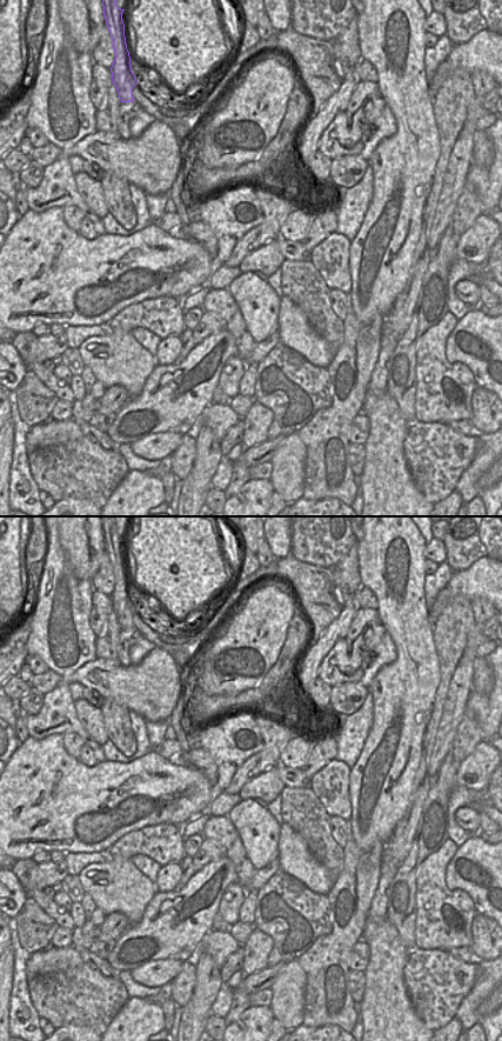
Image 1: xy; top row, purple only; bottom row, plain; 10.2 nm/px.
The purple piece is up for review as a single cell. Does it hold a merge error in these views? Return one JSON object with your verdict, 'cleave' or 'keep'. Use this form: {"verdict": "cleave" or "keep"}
{"verdict": "cleave"}

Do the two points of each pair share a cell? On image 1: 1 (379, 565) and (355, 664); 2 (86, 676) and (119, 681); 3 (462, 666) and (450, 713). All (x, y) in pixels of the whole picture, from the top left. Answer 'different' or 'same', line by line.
1: different
2: same
3: same

